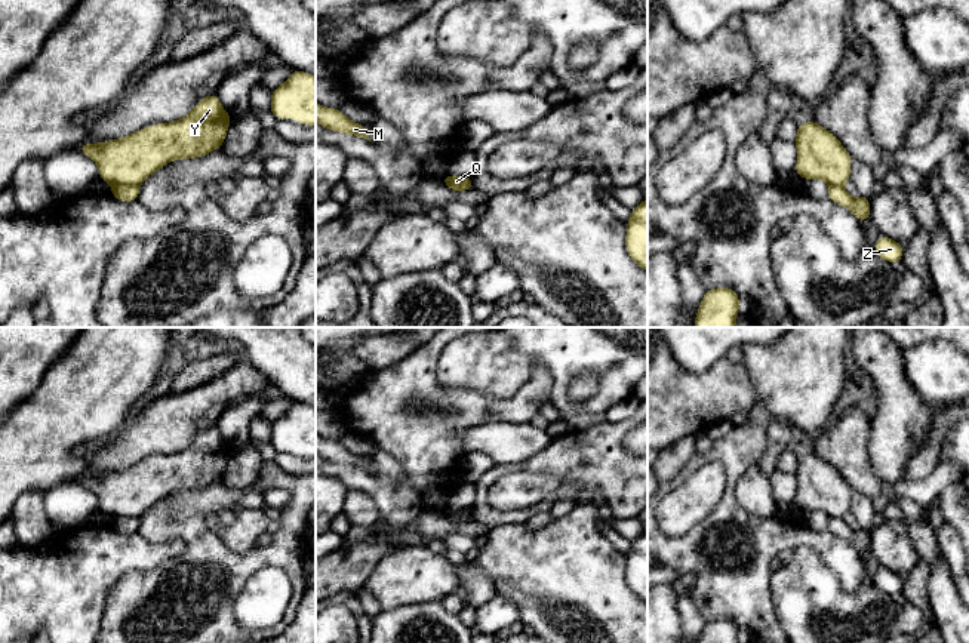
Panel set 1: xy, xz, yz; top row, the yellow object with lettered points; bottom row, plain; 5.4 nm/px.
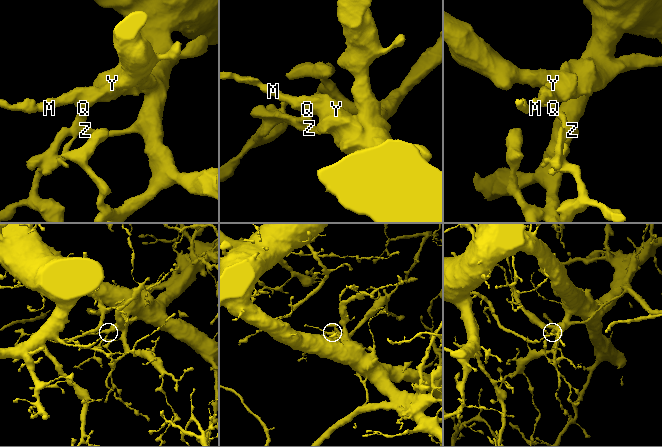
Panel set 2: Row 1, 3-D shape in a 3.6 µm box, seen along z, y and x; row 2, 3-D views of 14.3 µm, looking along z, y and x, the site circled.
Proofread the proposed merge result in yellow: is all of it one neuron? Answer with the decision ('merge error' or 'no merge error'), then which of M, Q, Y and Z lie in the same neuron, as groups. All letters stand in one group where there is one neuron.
merge error; groups M Q Y / Z

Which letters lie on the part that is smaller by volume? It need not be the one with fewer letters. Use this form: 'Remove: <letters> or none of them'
Remove: M, Q, Y

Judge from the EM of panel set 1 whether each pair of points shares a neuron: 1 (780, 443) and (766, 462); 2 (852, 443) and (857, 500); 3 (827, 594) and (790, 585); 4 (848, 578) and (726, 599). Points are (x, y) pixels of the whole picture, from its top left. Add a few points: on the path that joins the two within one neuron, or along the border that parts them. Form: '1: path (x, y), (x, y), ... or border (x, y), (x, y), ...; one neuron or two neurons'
1: path (775, 448), (771, 458); one neuron
2: border (852, 491), (861, 492), (870, 500); two neurons
3: path (818, 594), (808, 594), (799, 585); one neuron
4: path (823, 544), (812, 538), (781, 538), (757, 565); one neuron

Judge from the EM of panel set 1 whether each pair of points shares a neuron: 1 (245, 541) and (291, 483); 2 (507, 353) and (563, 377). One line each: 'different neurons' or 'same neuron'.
1: different neurons
2: same neuron

